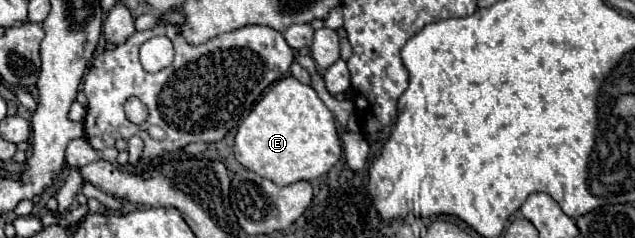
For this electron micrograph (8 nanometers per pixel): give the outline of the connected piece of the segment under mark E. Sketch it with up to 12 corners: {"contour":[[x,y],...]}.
{"contour":[[293,76],[239,122],[247,170],[289,186],[341,156],[331,110]]}

